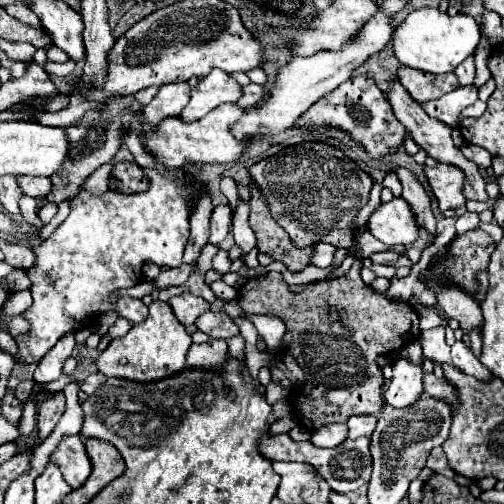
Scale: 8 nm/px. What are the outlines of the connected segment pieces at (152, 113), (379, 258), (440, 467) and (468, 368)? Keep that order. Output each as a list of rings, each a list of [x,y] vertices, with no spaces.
[[[186,81],[162,85],[156,97],[152,99],[152,103],[144,107],[144,121],[160,123],[160,119],[178,115],[186,107],[188,101],[190,101],[190,85]]]
[[[382,251],[382,253],[372,253],[370,261],[376,265],[394,265],[398,261],[398,253],[396,251]]]
[[[434,447],[434,449],[430,451],[430,457],[428,457],[428,461],[426,461],[426,467],[432,469],[434,473],[440,473],[440,475],[444,475],[444,477],[450,477],[450,479],[456,475],[456,473],[448,467],[448,461],[446,461],[446,455],[444,455],[442,447]]]
[[[456,341],[452,345],[452,363],[466,375],[476,377],[480,383],[490,383],[492,373],[472,355],[472,351],[466,347],[464,341]]]

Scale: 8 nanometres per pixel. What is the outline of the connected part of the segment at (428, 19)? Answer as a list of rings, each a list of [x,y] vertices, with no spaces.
[[[422,7],[422,9],[416,9],[412,11],[394,31],[392,35],[392,49],[394,49],[394,57],[406,65],[406,67],[412,67],[412,69],[422,69],[426,73],[450,73],[458,67],[458,63],[462,63],[464,59],[468,59],[476,47],[480,43],[480,31],[478,31],[478,23],[470,17],[470,15],[454,15],[450,17],[448,13],[442,13],[438,11],[436,7]]]

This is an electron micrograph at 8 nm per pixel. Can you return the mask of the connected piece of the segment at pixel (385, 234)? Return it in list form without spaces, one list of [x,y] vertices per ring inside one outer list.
[[[402,197],[380,203],[368,219],[368,231],[388,247],[412,245],[418,239],[414,213]]]

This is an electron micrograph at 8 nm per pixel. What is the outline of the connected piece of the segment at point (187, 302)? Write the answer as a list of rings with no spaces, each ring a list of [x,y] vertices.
[[[182,293],[182,295],[176,295],[168,301],[168,305],[172,307],[176,319],[186,327],[186,325],[192,325],[202,313],[208,311],[210,303],[198,295],[192,295],[192,293]]]

